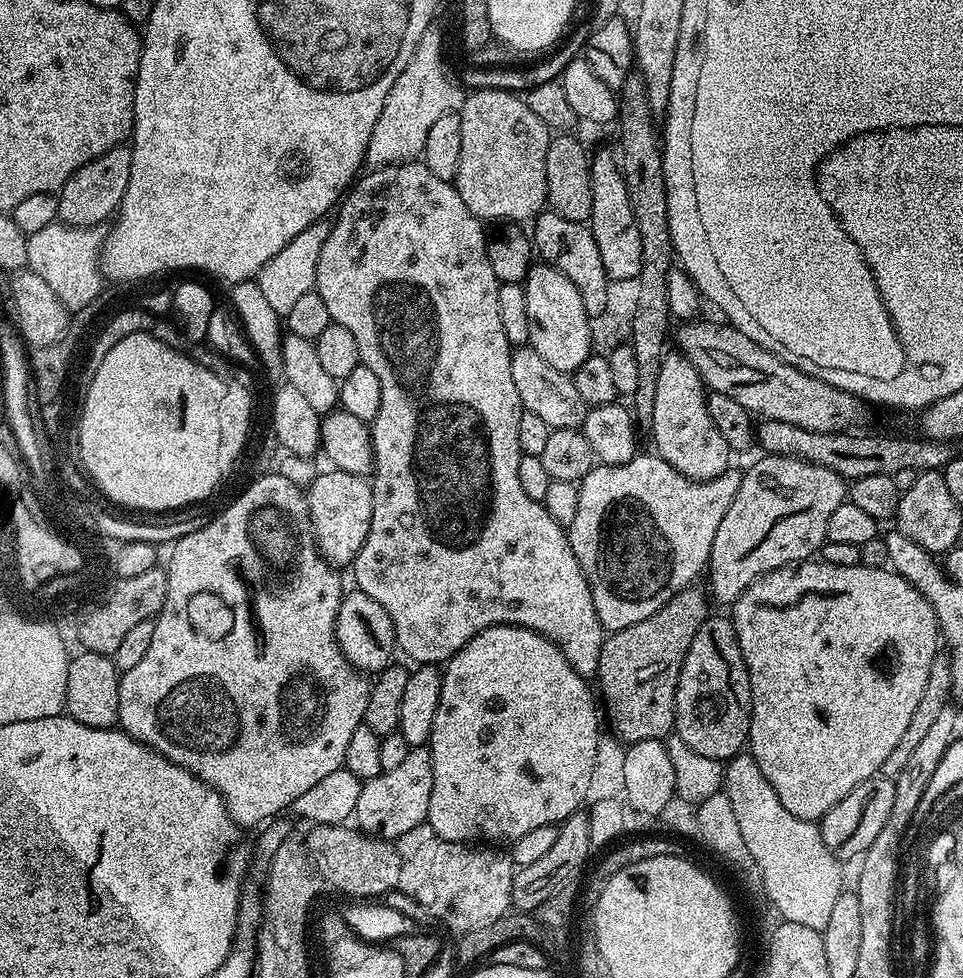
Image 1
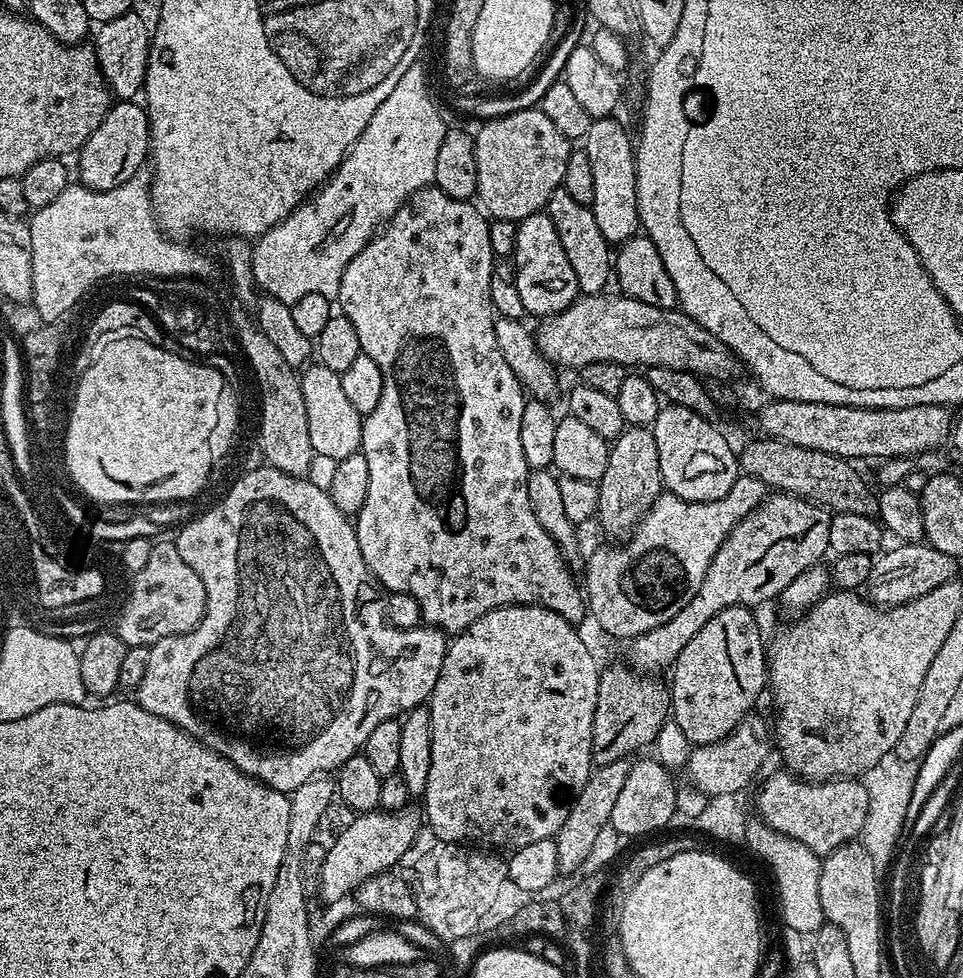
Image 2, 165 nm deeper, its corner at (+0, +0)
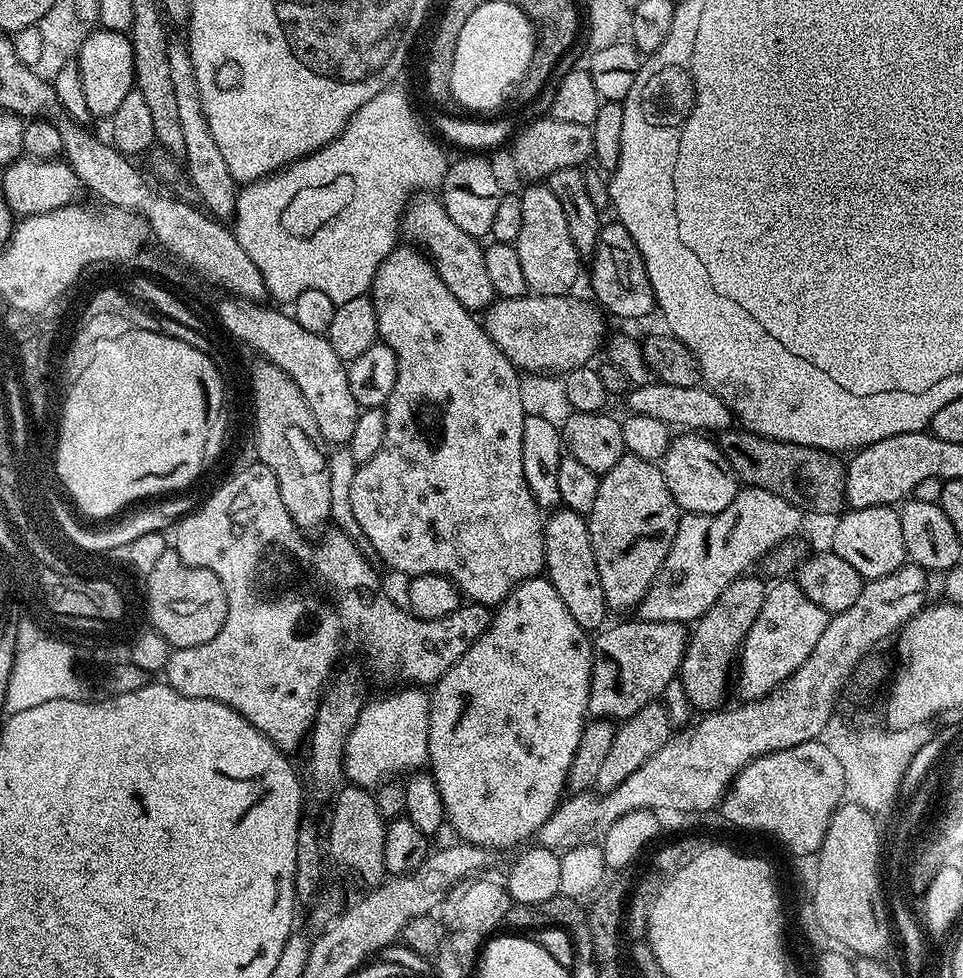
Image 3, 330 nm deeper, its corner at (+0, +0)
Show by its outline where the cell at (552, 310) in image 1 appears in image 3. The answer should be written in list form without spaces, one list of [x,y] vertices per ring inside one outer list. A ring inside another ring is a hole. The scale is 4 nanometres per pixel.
[[[532,182],[525,192],[519,193],[522,202],[522,231],[518,233],[515,246],[521,259],[529,293],[537,296],[563,296],[571,293],[580,276],[580,251],[570,239],[566,227],[566,214],[544,182]]]

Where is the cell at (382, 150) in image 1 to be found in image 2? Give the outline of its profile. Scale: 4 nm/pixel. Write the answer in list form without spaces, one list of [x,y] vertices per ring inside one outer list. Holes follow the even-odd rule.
[[[417,62],[402,74],[398,86],[390,90],[390,98],[374,110],[374,118],[362,130],[344,161],[335,172],[316,189],[310,202],[299,204],[278,226],[266,230],[252,245],[253,274],[256,287],[265,297],[286,305],[298,302],[302,294],[322,294],[327,300],[335,301],[340,295],[340,283],[350,258],[362,250],[378,229],[387,224],[400,205],[406,203],[420,188],[429,187],[435,181],[434,162],[438,162],[438,150],[449,125],[444,124],[444,116],[428,93],[428,76],[423,63]]]

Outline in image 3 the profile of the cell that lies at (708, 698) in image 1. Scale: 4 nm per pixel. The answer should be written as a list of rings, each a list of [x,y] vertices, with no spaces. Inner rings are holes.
[[[745,574],[730,582],[730,586],[718,594],[714,606],[710,606],[710,610],[695,621],[688,637],[678,677],[685,687],[691,707],[696,710],[701,708],[701,713],[717,711],[725,703],[728,679],[731,676],[733,679],[734,665],[740,654],[740,646],[744,643],[744,635],[750,626],[754,626],[754,622],[758,622],[758,614],[762,614],[762,602],[766,602],[769,585],[752,575]]]

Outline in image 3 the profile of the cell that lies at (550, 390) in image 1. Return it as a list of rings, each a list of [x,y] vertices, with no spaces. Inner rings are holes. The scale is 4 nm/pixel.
[[[417,195],[405,208],[402,221],[403,235],[409,236],[412,239],[409,241],[426,250],[436,273],[442,278],[442,282],[446,282],[446,290],[450,290],[450,294],[454,294],[454,298],[458,298],[458,302],[462,302],[464,308],[473,314],[483,313],[492,307],[497,294],[490,283],[490,274],[486,271],[486,258],[481,241],[466,234],[466,230],[458,230],[450,214],[446,214],[443,199],[436,197],[435,200],[432,196],[435,195]]]

